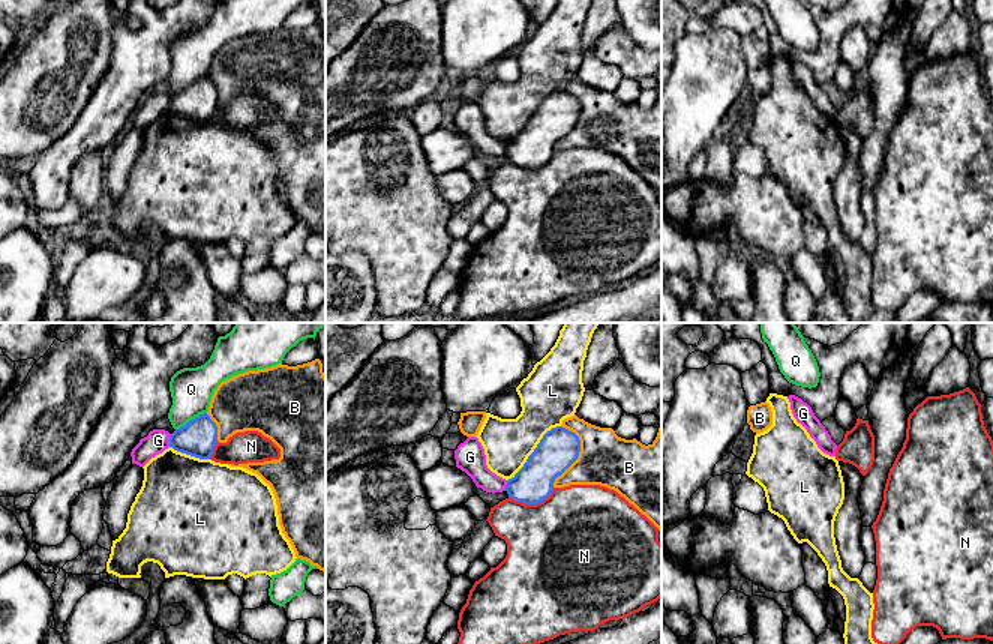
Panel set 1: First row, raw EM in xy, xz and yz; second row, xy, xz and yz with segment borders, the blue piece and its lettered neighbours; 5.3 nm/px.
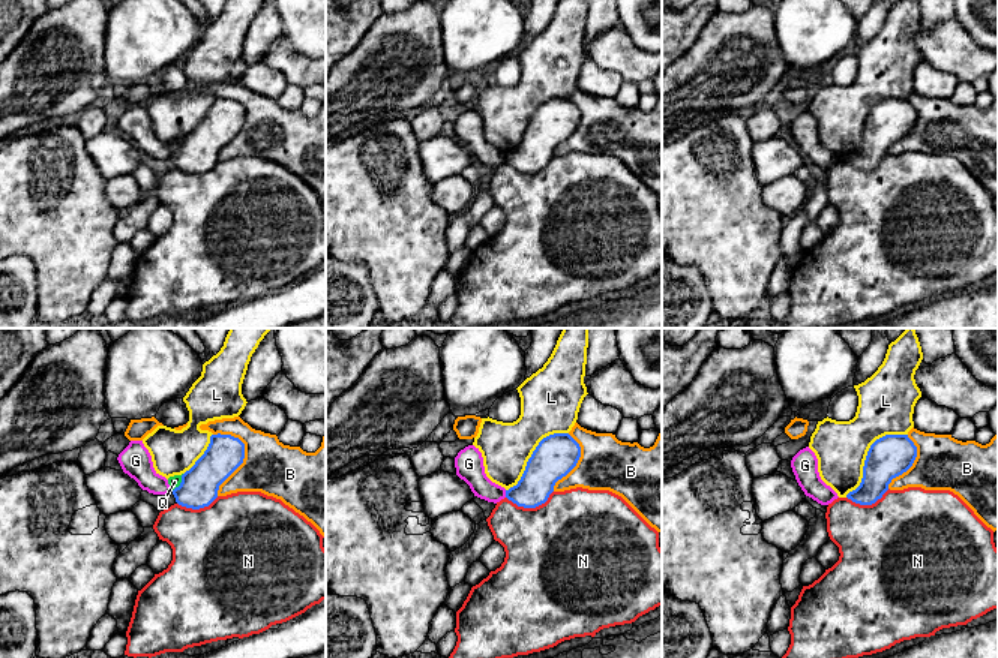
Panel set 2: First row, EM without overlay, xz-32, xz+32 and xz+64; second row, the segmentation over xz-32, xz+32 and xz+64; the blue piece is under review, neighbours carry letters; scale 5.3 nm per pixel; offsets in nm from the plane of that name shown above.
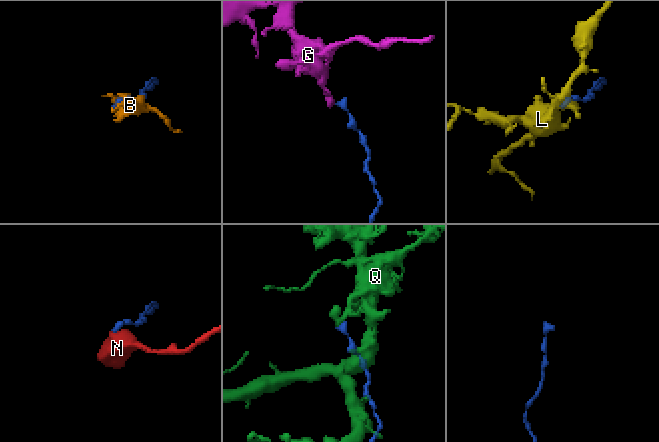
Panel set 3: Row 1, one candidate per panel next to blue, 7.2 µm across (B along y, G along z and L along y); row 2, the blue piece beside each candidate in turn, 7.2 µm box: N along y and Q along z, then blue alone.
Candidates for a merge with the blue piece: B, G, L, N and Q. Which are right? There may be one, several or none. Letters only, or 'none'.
none

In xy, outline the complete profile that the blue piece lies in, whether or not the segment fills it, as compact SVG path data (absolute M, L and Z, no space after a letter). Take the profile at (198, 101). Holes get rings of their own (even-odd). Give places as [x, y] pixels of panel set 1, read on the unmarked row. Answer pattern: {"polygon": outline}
{"polygon": "M207 77L176 93L170 101L170 111L200 123L210 123L216 107L218 90Z"}

